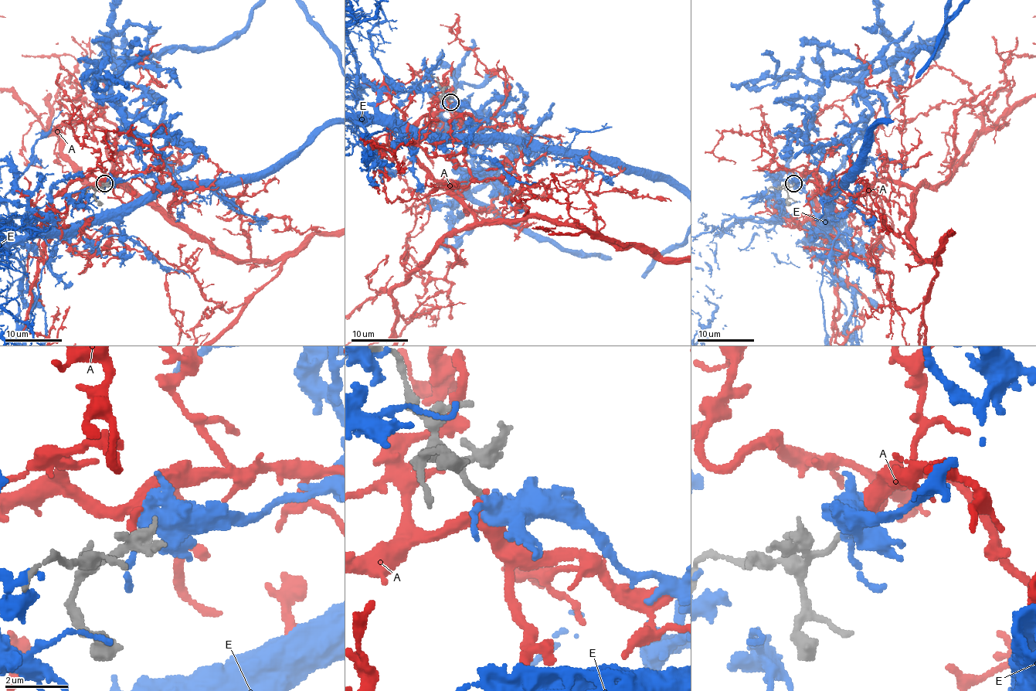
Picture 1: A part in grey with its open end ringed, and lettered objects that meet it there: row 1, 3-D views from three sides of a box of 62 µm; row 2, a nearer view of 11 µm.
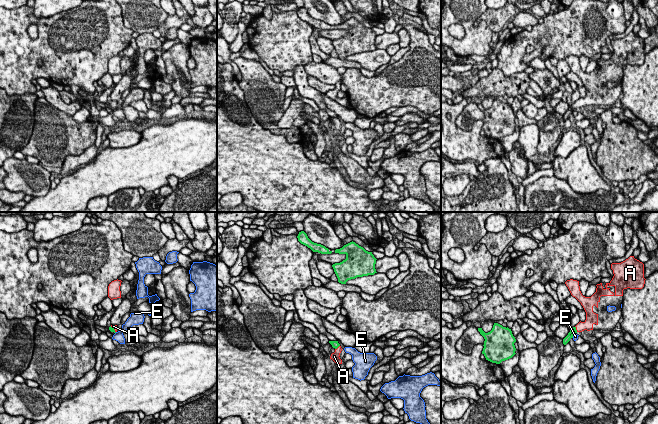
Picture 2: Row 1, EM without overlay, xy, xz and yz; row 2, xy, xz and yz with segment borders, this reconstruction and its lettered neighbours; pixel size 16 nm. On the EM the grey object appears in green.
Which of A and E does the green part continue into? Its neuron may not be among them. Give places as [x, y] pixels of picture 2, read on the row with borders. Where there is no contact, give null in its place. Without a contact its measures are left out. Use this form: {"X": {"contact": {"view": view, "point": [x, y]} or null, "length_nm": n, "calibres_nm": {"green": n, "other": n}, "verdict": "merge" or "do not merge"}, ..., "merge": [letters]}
{"A": {"contact": {"view": "yz", "point": [575, 329]}, "length_nm": 100, "calibres_nm": {"green": 100, "other": 160}, "verdict": "merge"}, "E": {"contact": {"view": "yz", "point": [573, 334]}, "length_nm": 100, "calibres_nm": {"green": 100, "other": 90}, "verdict": "do not merge"}, "merge": ["A"]}

